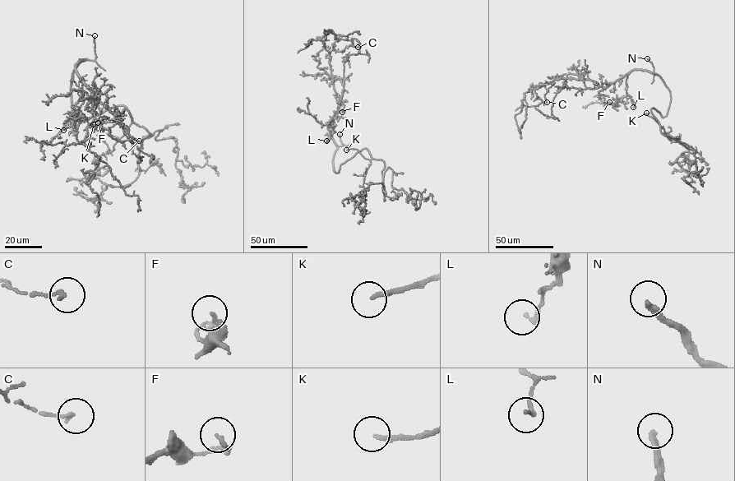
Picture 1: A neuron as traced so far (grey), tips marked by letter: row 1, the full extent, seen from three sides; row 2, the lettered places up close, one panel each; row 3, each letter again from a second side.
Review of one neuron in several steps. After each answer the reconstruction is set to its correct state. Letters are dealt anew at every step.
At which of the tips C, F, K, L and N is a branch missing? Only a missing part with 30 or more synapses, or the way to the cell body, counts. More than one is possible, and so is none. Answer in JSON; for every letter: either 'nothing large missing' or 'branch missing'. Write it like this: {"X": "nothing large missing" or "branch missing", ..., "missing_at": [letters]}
{"C": "nothing large missing", "F": "nothing large missing", "K": "branch missing", "L": "nothing large missing", "N": "branch missing", "missing_at": ["K", "N"]}

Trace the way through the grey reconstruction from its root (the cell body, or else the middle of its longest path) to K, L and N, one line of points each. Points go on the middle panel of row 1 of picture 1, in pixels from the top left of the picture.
K: (334, 169), (338, 173), (341, 164), (365, 148), (372, 158), (370, 160), (365, 159), (356, 149), (346, 150)
L: (334, 169), (332, 161), (337, 145), (328, 127), (332, 123), (335, 127), (326, 141)
N: (334, 169), (333, 155), (338, 146), (343, 145), (339, 134)

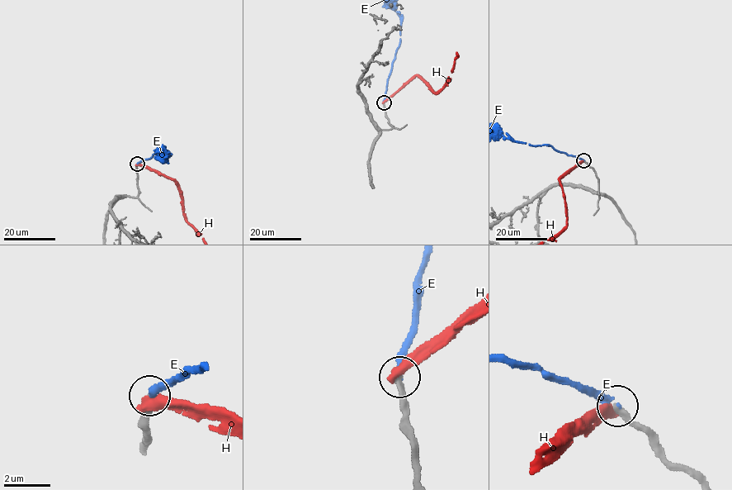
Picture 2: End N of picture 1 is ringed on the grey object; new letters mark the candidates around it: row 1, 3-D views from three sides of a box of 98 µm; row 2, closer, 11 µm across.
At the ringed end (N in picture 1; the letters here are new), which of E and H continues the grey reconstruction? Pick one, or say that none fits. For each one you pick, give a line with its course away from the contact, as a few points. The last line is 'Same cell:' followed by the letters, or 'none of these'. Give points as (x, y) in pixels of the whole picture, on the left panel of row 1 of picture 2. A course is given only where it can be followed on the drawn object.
E: course (137, 164), (156, 153), (164, 156), (171, 154), (159, 156), (161, 154)
Same cell: E

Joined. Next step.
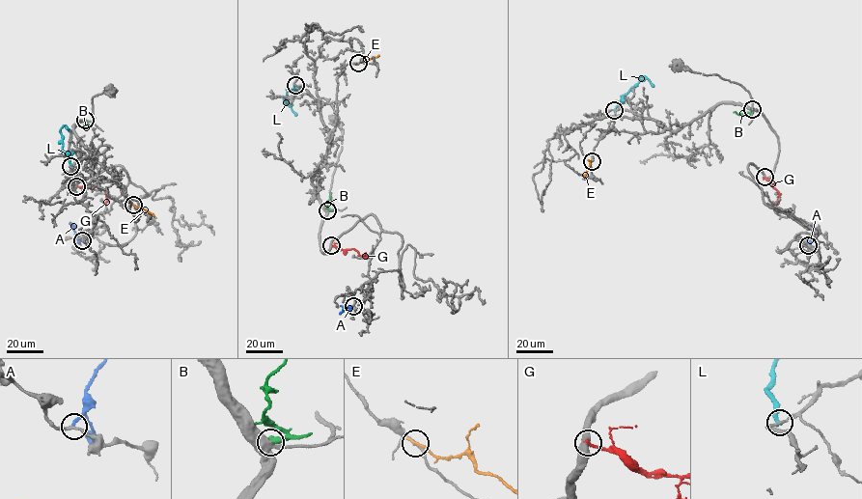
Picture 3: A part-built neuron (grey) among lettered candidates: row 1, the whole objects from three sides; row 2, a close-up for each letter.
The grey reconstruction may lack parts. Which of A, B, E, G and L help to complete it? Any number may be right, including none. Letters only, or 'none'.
A

